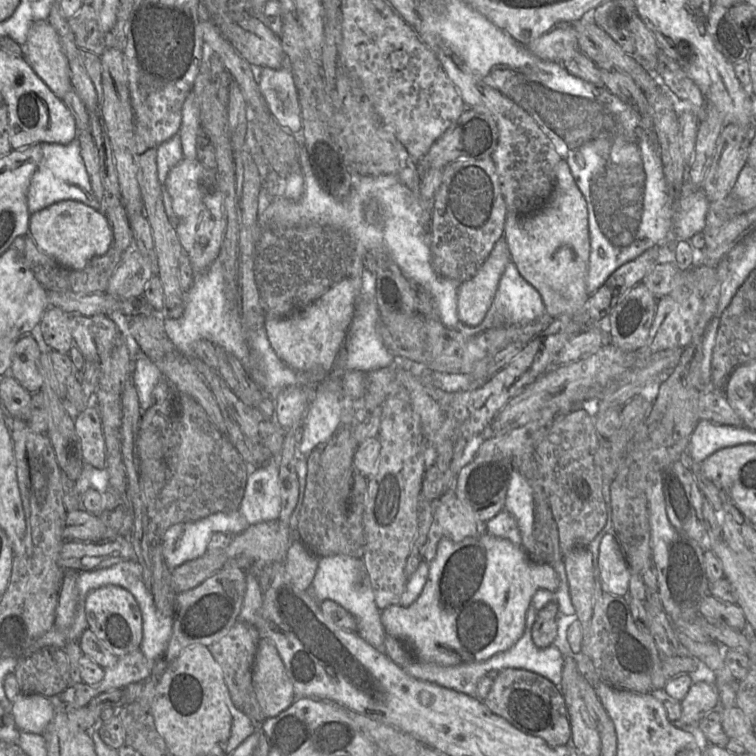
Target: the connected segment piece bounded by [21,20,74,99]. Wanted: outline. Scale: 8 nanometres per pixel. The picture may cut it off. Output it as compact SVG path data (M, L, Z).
M35 21L30 27L27 42L21 46L24 47L28 63L58 98L63 99L74 89L69 62L63 51L60 37L48 21Z

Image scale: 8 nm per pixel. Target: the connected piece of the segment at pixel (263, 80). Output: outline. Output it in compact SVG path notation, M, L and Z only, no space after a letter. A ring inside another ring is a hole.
M289 68L257 69L258 86L270 115L285 130L302 128L298 93Z

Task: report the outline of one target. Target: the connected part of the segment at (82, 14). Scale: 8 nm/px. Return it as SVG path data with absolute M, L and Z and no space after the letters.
M91 3L81 8L67 23L74 35L75 44L82 50L89 50L101 56L106 50L96 11Z

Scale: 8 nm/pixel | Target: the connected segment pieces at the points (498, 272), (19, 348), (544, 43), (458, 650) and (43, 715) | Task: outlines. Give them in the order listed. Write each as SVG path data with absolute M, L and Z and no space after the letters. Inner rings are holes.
M502 236L476 274L460 283L457 311L461 322L468 326L482 323L492 306L500 278L510 261L508 244Z
M22 335L16 340L9 373L29 392L35 393L44 386L40 371L41 349L36 339Z
M558 25L535 38L526 47L542 59L559 63L580 52L572 25Z
M487 532L458 542L445 537L429 563L427 582L416 601L407 607L386 607L380 612L380 619L386 635L403 641L421 662L444 666L480 662L510 649L522 637L526 613L537 590L556 591L558 587L554 569L548 563L530 560L520 544Z
M20 692L10 703L10 714L21 732L42 735L54 716L54 704L41 694Z

